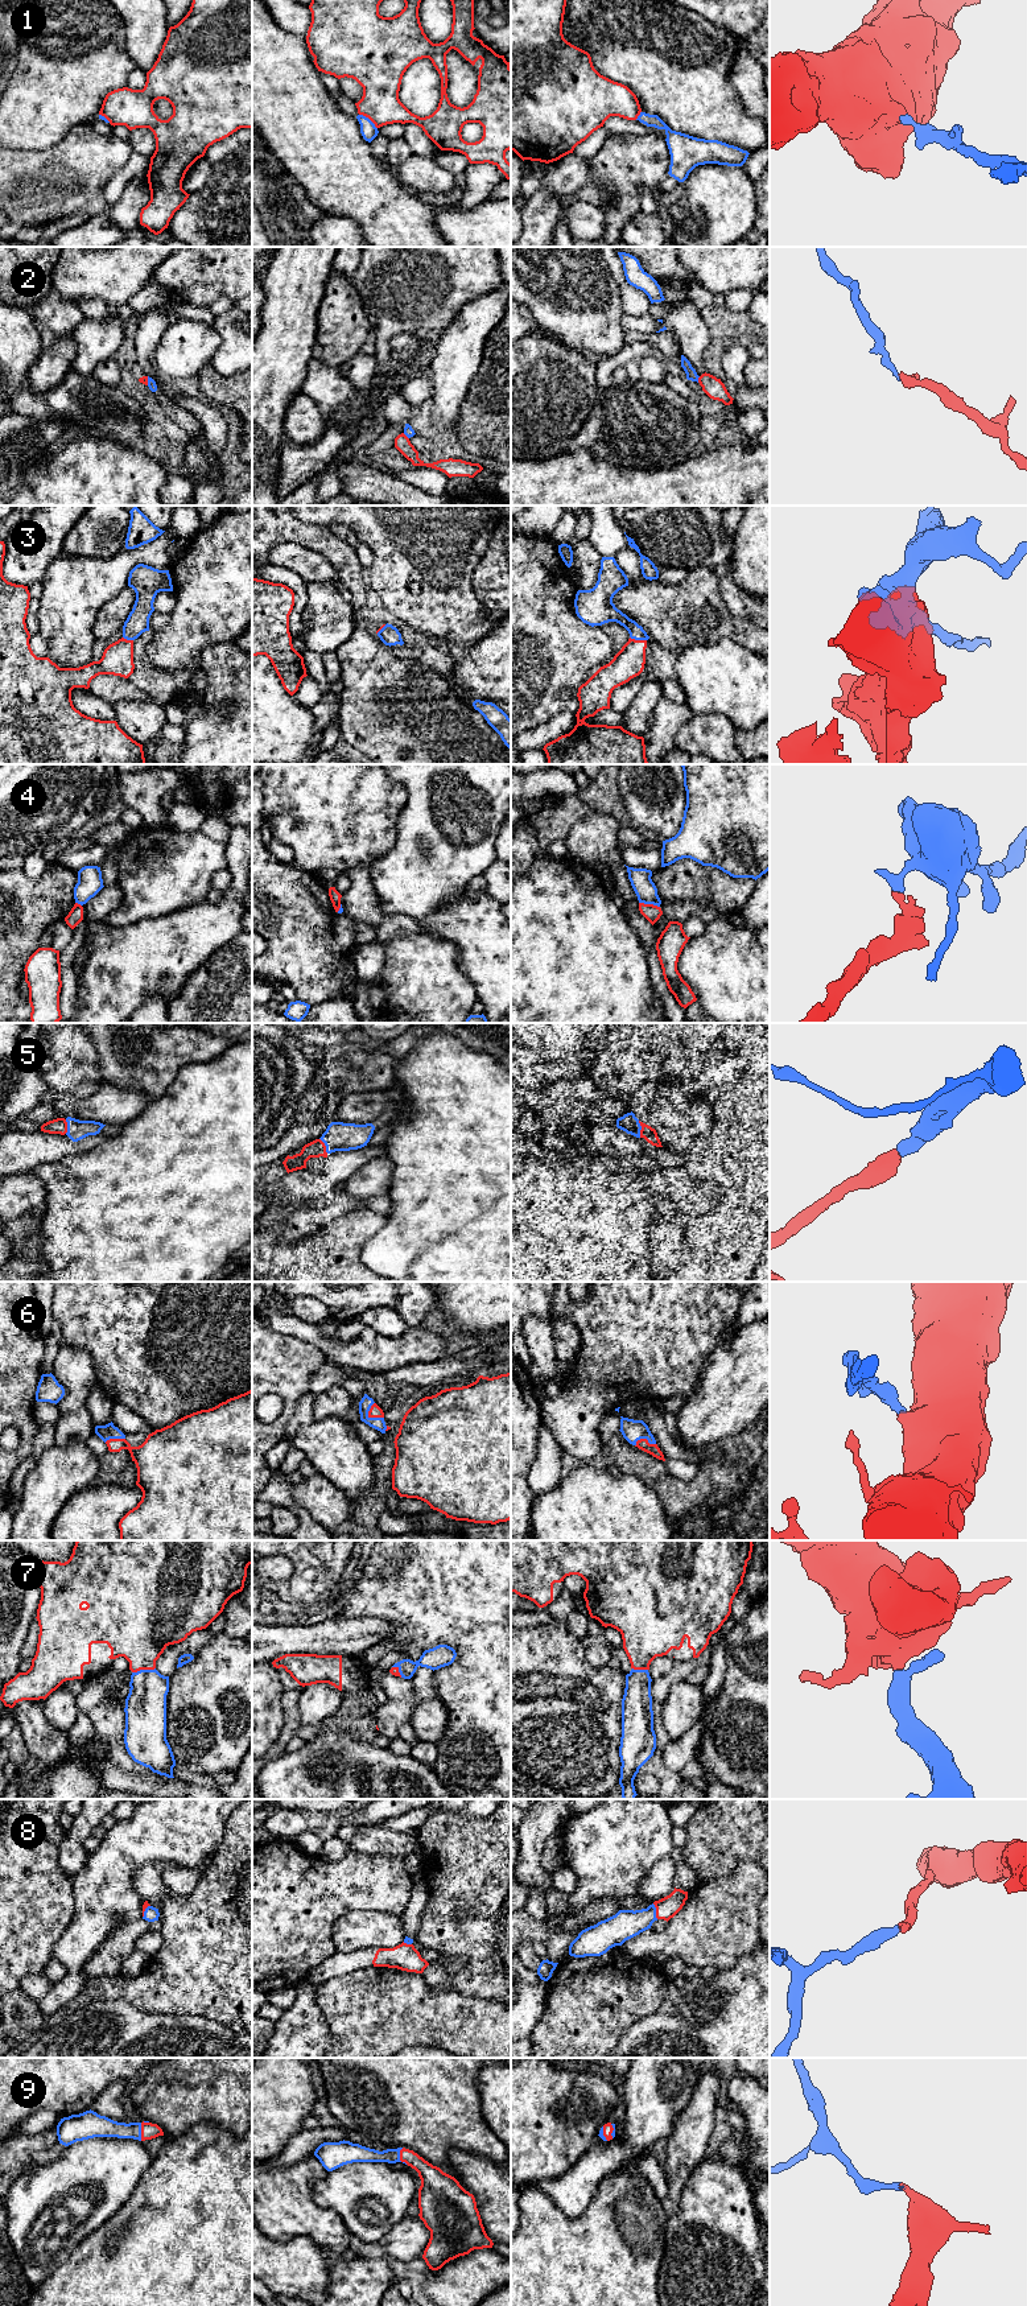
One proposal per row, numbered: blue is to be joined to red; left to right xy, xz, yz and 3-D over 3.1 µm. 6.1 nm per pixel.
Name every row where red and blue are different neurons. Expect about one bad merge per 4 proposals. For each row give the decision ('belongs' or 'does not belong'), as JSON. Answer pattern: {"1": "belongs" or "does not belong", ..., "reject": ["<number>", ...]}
{"1": "does not belong", "2": "does not belong", "3": "belongs", "4": "does not belong", "5": "belongs", "6": "belongs", "7": "belongs", "8": "belongs", "9": "belongs", "reject": ["1", "2", "4"]}

